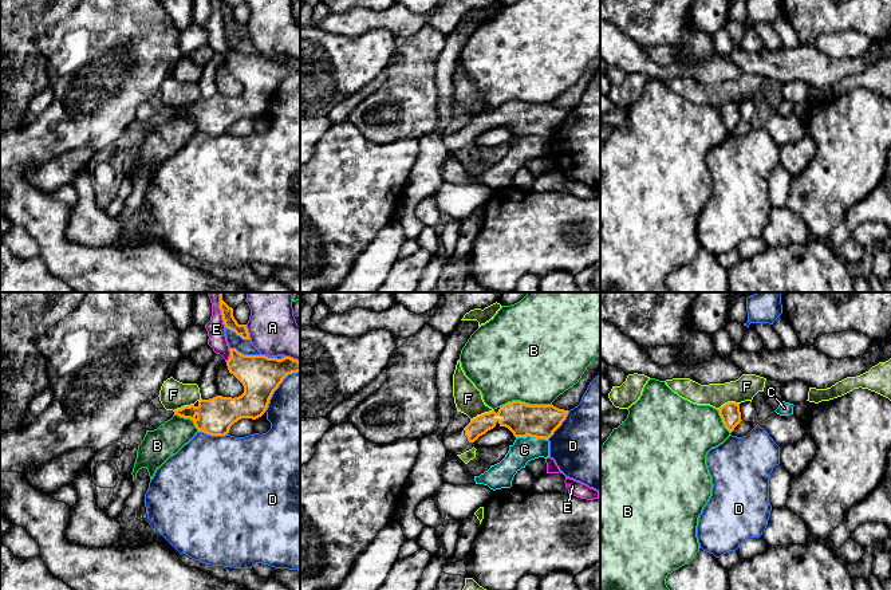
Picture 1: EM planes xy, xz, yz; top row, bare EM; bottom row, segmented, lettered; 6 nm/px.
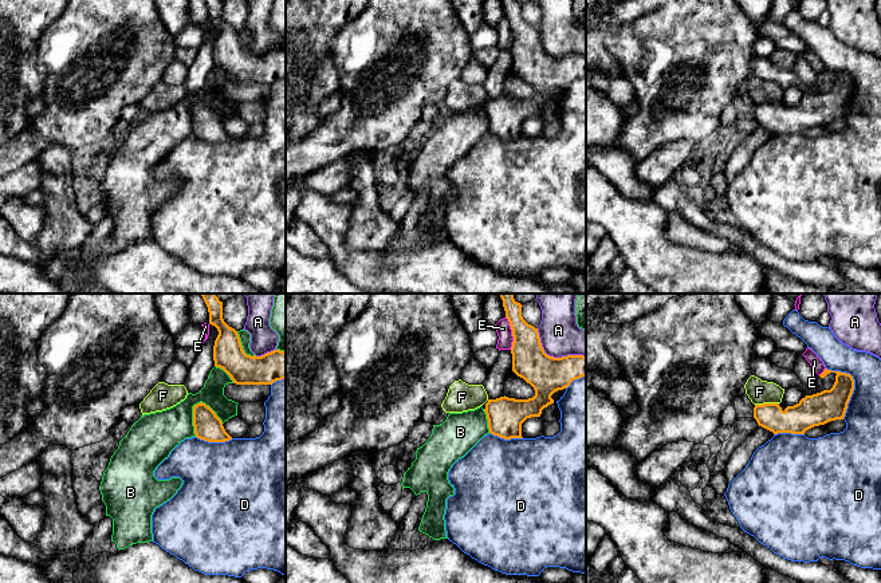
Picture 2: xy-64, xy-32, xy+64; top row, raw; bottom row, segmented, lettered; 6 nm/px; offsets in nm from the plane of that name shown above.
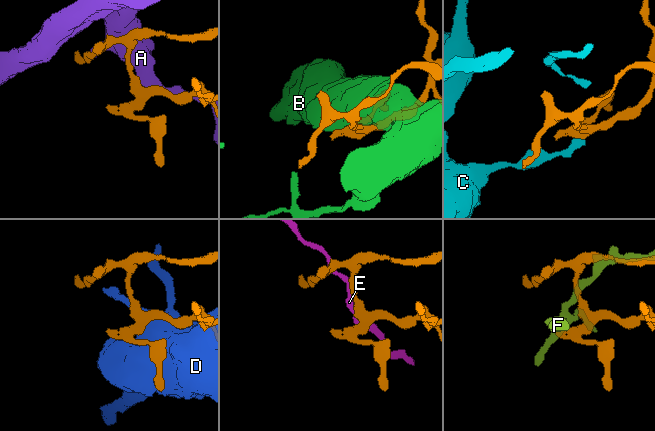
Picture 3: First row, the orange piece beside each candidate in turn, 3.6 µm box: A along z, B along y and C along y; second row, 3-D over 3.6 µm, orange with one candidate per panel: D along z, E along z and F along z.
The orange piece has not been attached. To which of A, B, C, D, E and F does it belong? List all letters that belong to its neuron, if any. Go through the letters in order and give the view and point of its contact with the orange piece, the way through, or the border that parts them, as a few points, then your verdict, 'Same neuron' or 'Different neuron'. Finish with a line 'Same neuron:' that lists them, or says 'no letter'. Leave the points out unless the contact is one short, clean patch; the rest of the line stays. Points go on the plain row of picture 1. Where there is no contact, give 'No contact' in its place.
A: Touches orange at xy (247, 31). Different neuron
B: Touches orange at xz (524, 102). Different neuron
C: Touches orange at xz (532, 136). Boundary: xz (516, 136), (535, 136), (547, 140). Different neuron
D: Touches orange at xy (245, 55). Different neuron
E: Touches orange at xy (231, 55). Different neuron
F: Touches orange at xz (481, 114). Boundary: xz (492, 109), (470, 120). Different neuron
Same neuron: no letter

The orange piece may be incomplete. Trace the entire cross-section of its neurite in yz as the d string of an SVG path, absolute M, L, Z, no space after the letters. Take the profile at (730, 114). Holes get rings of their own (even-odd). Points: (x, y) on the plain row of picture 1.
M728 102L722 105L719 109L719 115L722 118L722 122L725 127L732 133L734 127L742 121L741 119L741 111L740 111L740 103L736 102Z

